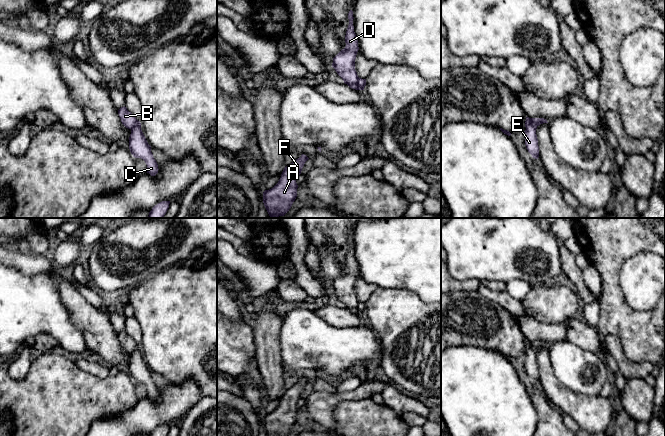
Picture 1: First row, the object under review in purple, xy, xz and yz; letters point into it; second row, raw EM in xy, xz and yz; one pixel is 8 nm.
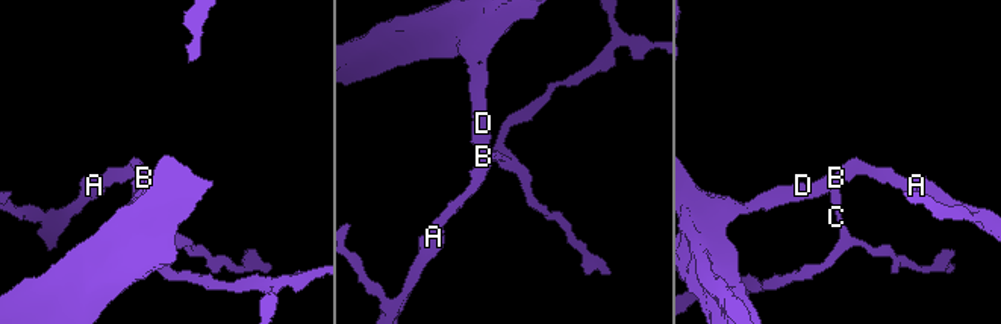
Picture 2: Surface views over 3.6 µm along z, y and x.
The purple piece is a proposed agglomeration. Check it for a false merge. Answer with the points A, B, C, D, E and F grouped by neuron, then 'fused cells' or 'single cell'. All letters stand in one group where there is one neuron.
groups A B D F / C E; fused cells

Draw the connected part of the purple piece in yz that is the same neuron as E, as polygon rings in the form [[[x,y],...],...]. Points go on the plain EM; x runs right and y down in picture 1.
[[[526,341],[525,351],[526,354],[524,355],[523,358],[524,358],[526,372],[533,382],[538,383],[539,370],[538,370],[538,363],[536,359],[537,351],[531,348],[529,341]]]

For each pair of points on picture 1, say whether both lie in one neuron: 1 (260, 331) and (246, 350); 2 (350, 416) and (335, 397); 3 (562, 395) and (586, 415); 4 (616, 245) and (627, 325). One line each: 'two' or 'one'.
1: two
2: two
3: one
4: one

